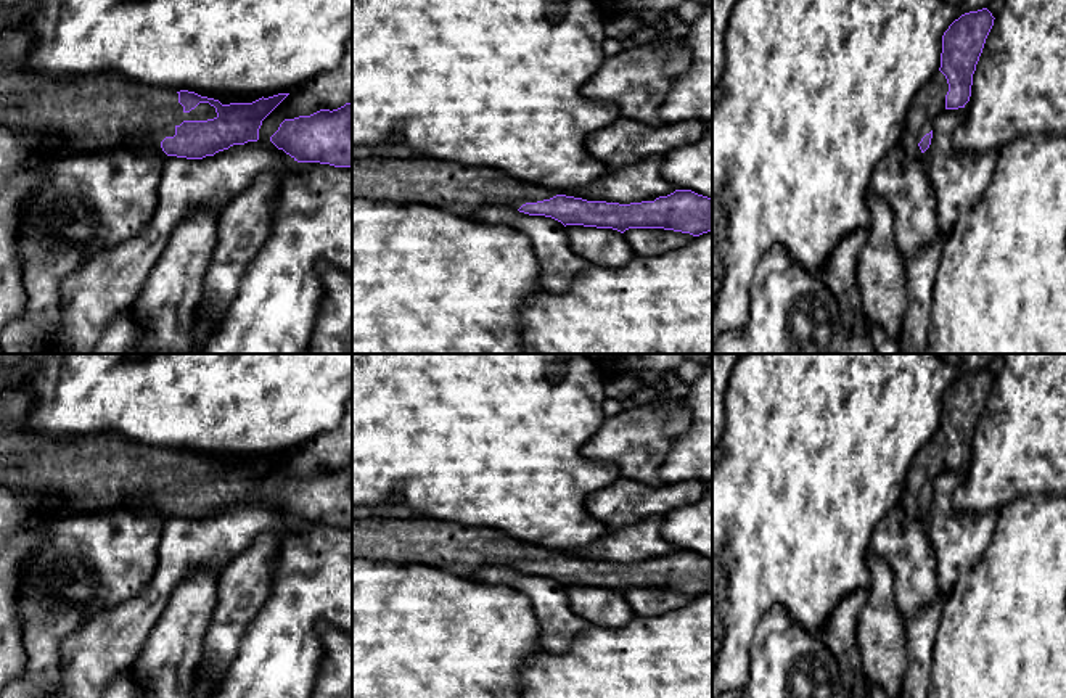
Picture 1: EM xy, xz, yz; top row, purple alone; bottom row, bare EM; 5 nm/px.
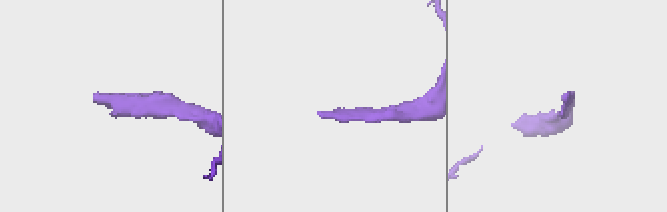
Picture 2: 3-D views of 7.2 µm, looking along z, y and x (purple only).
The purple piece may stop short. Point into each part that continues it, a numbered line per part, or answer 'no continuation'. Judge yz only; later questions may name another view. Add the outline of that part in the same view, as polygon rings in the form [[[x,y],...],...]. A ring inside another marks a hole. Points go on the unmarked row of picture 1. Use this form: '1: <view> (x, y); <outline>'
1: yz (930, 462); [[[937,431],[913,458],[899,502],[908,516],[921,516],[918,503],[933,491],[933,481],[945,470],[947,452],[947,439],[941,431]]]

